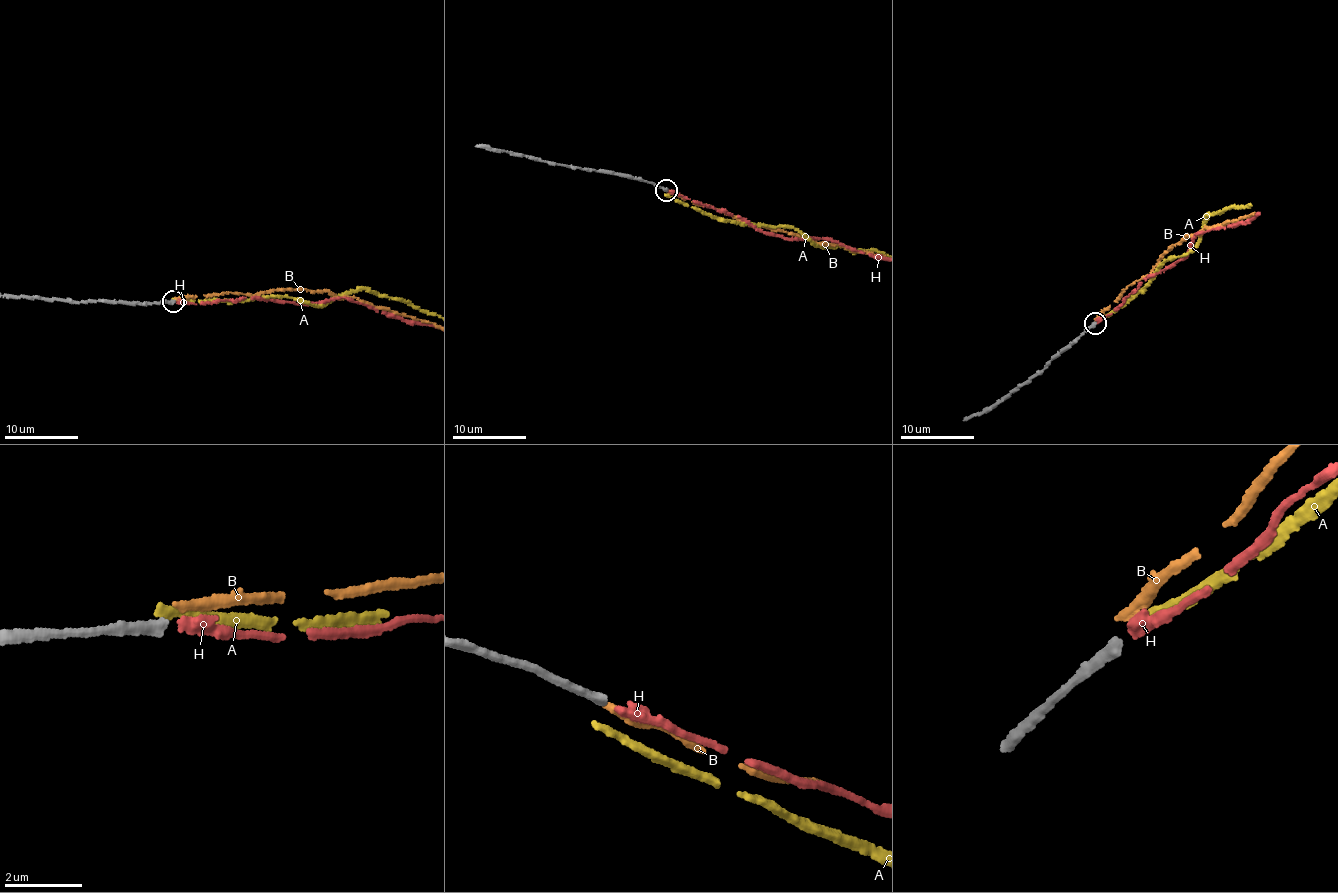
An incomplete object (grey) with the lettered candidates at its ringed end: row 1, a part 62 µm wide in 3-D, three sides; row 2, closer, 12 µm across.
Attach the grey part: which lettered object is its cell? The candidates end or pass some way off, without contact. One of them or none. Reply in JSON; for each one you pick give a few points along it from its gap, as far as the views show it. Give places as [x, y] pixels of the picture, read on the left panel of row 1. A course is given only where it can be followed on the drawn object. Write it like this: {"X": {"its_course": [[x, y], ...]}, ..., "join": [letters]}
{"join": ["H"]}

